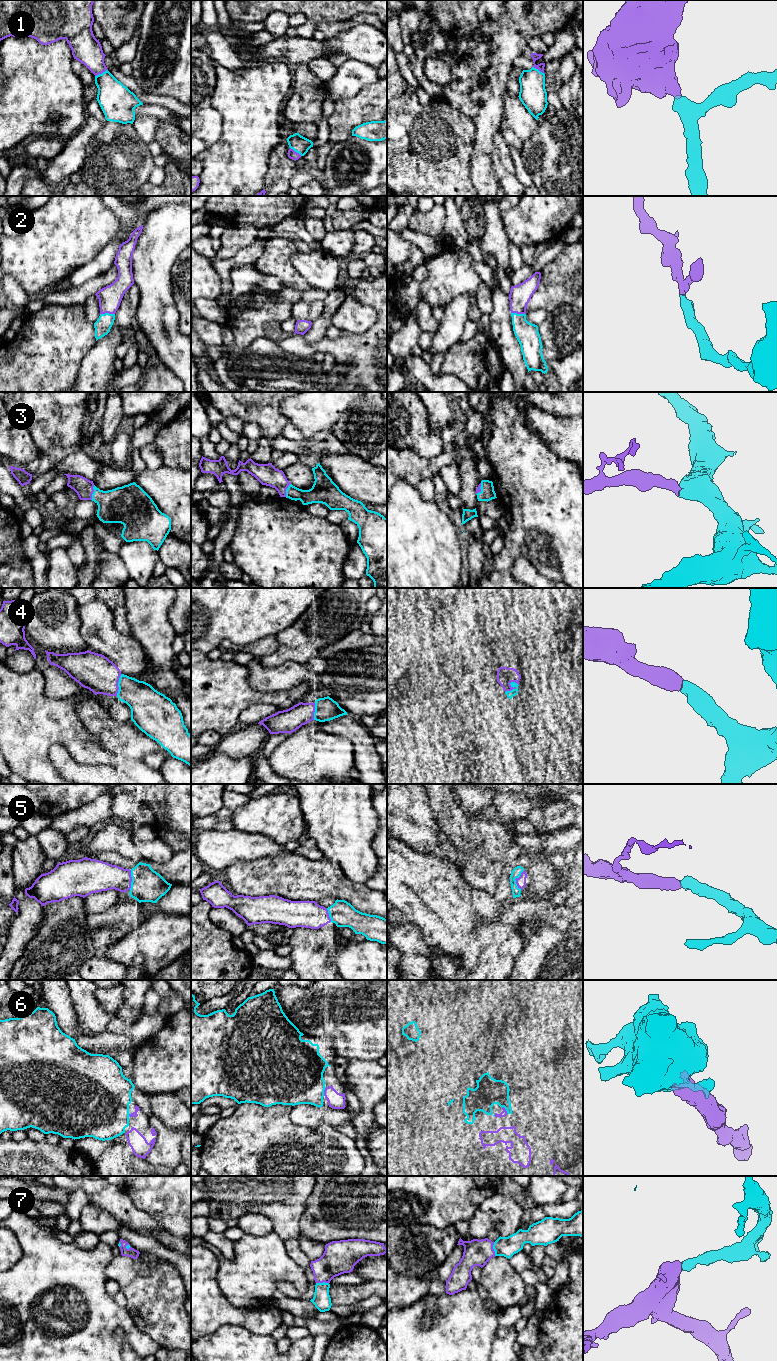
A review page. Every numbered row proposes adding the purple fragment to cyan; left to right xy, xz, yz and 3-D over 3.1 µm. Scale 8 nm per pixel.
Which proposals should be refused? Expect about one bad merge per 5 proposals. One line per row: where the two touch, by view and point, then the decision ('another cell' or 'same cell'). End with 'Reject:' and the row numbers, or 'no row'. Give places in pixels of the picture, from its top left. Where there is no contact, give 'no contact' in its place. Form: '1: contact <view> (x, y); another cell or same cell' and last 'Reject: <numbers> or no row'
1: contact xy (102, 73); same cell
2: contact xy (107, 313); same cell
3: contact xy (93, 492); same cell
4: contact yz (511, 686); same cell
5: contact yz (515, 878); same cell
6: contact xz (323, 1091); same cell
7: contact yz (493, 1248); same cell
Reject: no row

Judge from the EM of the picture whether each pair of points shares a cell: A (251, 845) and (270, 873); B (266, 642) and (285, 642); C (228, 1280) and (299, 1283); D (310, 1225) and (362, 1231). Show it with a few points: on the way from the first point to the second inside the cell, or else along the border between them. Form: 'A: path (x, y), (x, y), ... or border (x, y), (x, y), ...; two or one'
A: border (282, 852), (276, 856), (257, 857), (236, 862); two
B: border (276, 636), (277, 648), (273, 652), (259, 657); two
C: path (246, 1280), (253, 1276), (281, 1276); one
D: path (323, 1225), (349, 1225); one

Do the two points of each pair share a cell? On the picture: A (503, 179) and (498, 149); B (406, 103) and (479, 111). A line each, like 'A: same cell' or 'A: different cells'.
A: same cell
B: different cells

